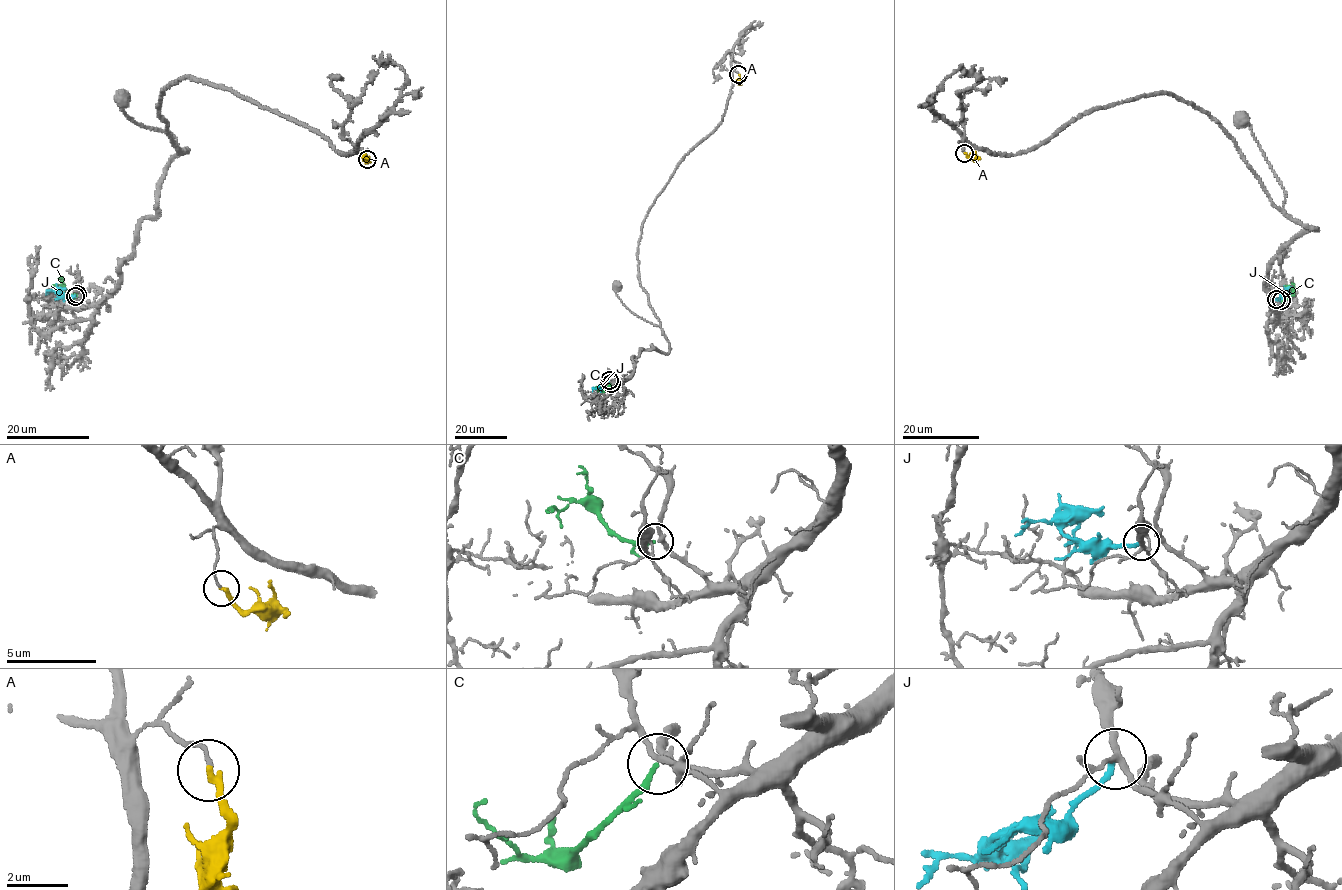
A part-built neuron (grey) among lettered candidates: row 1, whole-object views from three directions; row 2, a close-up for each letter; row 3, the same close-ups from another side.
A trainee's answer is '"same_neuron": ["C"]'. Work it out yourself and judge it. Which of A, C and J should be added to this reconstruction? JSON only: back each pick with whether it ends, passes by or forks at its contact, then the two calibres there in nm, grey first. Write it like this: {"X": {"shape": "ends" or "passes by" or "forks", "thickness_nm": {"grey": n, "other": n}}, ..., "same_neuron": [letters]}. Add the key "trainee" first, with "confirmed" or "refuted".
{"trainee": "confirmed", "C": {"shape": "ends", "thickness_nm": {"grey": 180, "other": 170}}, "same_neuron": ["C"]}

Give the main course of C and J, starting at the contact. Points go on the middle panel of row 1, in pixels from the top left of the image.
C: (610, 383), (602, 391), (596, 386)
J: (608, 380), (592, 391)

